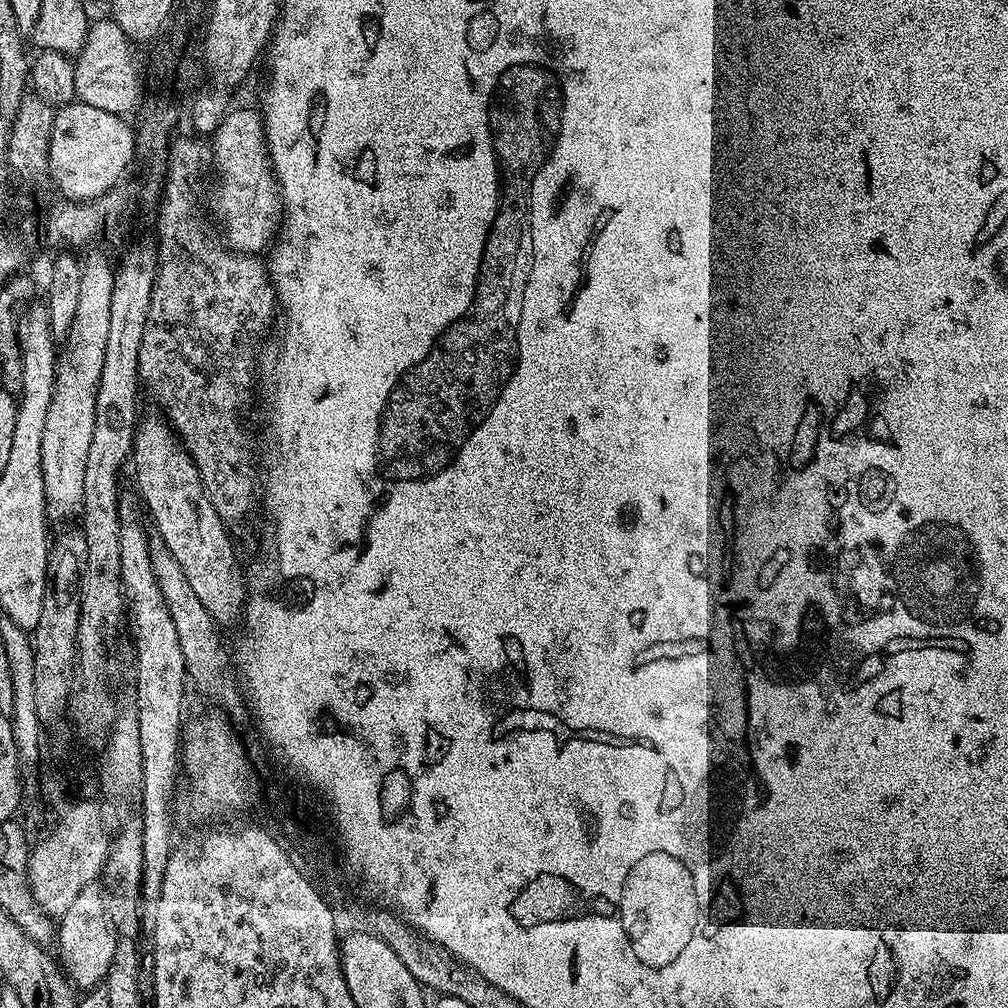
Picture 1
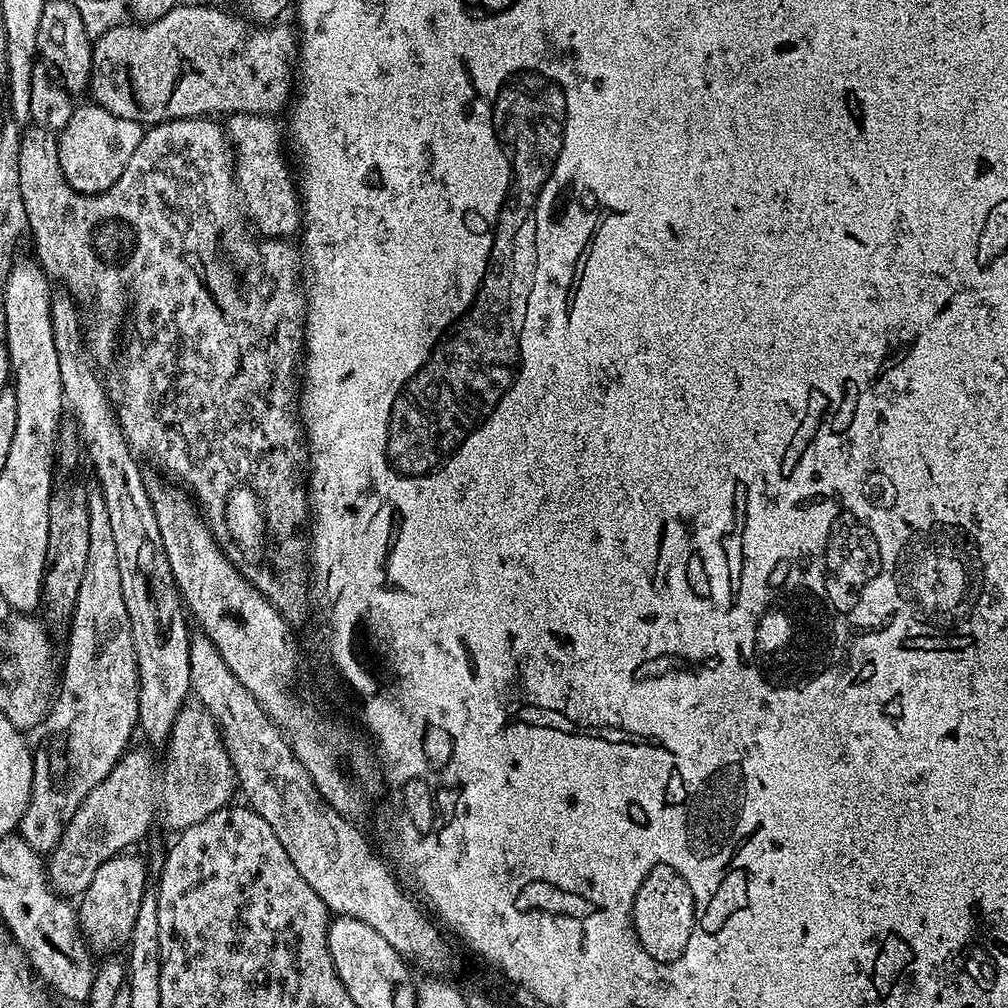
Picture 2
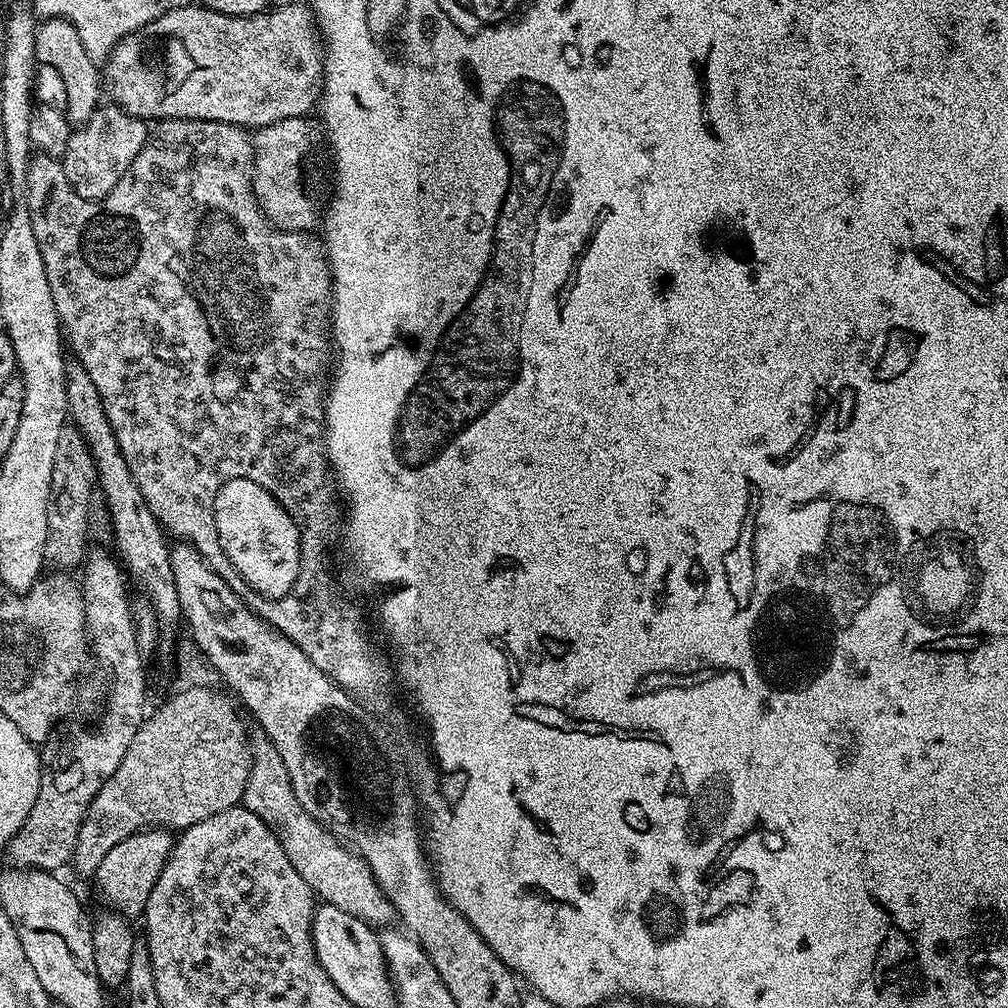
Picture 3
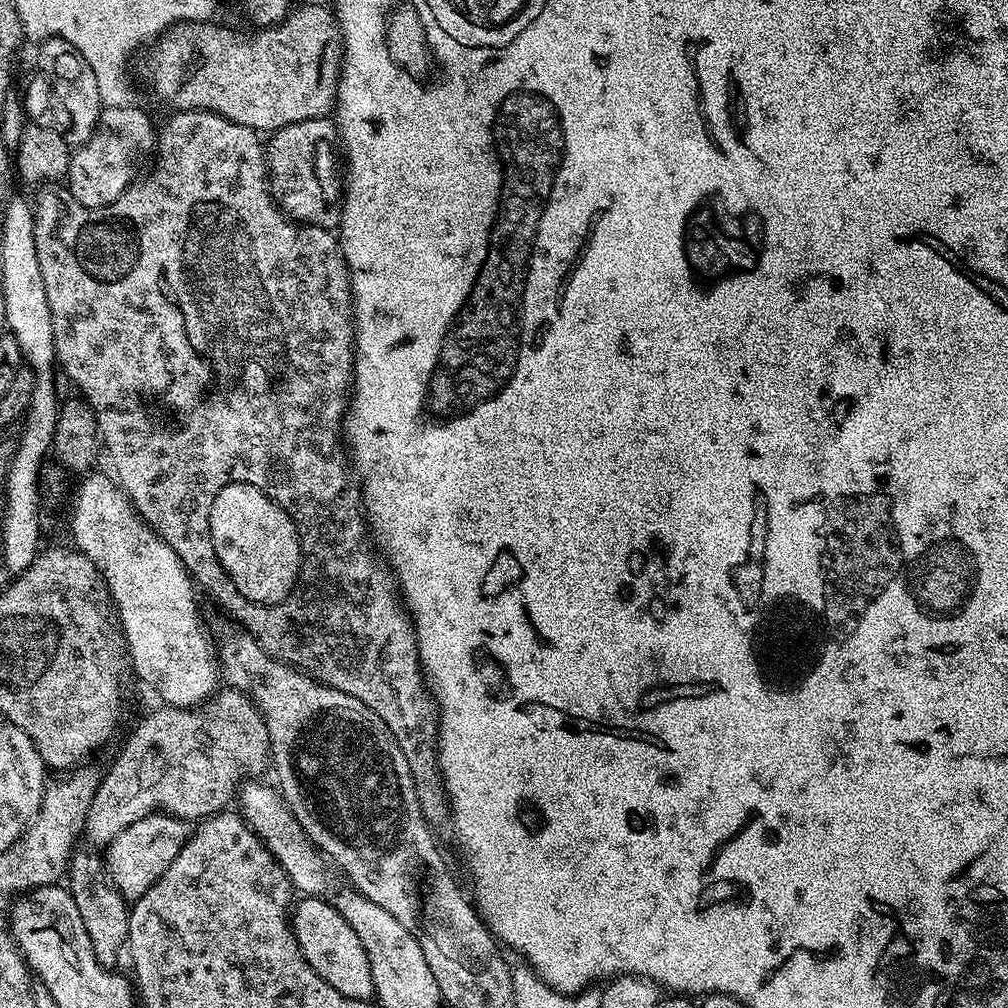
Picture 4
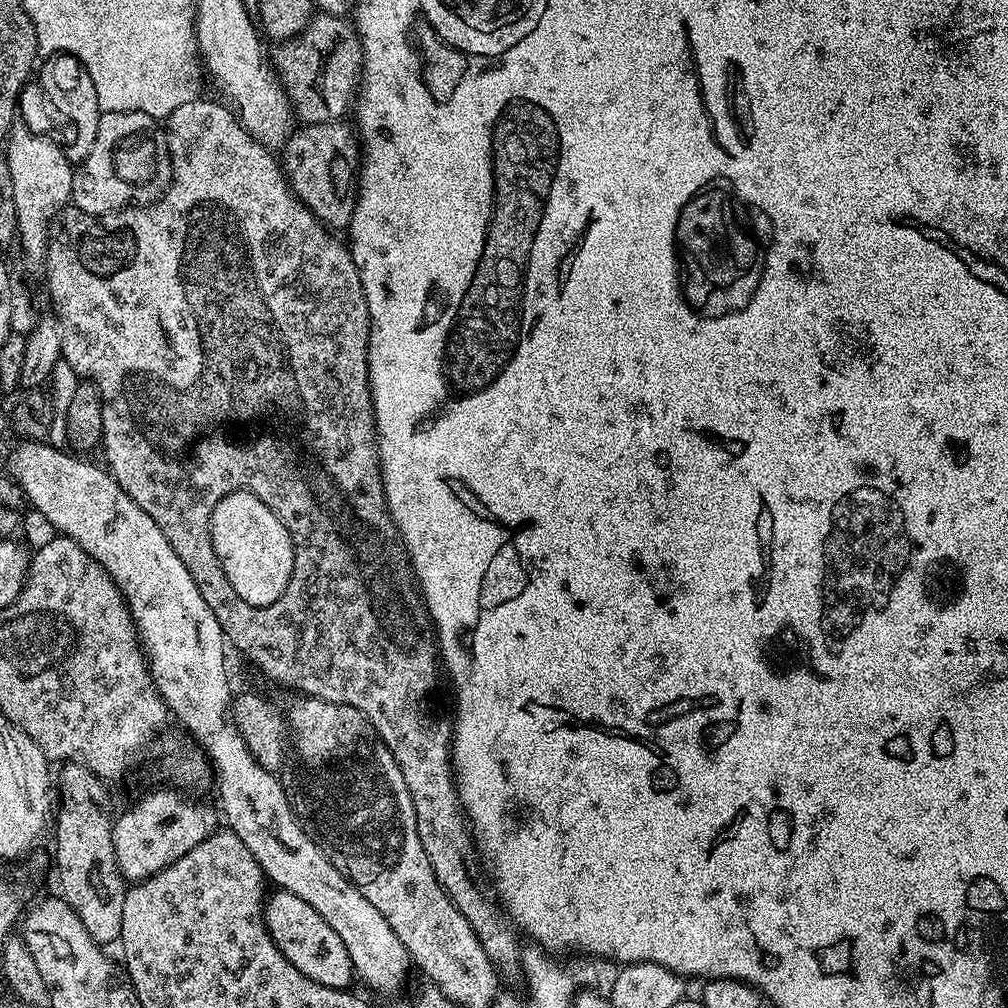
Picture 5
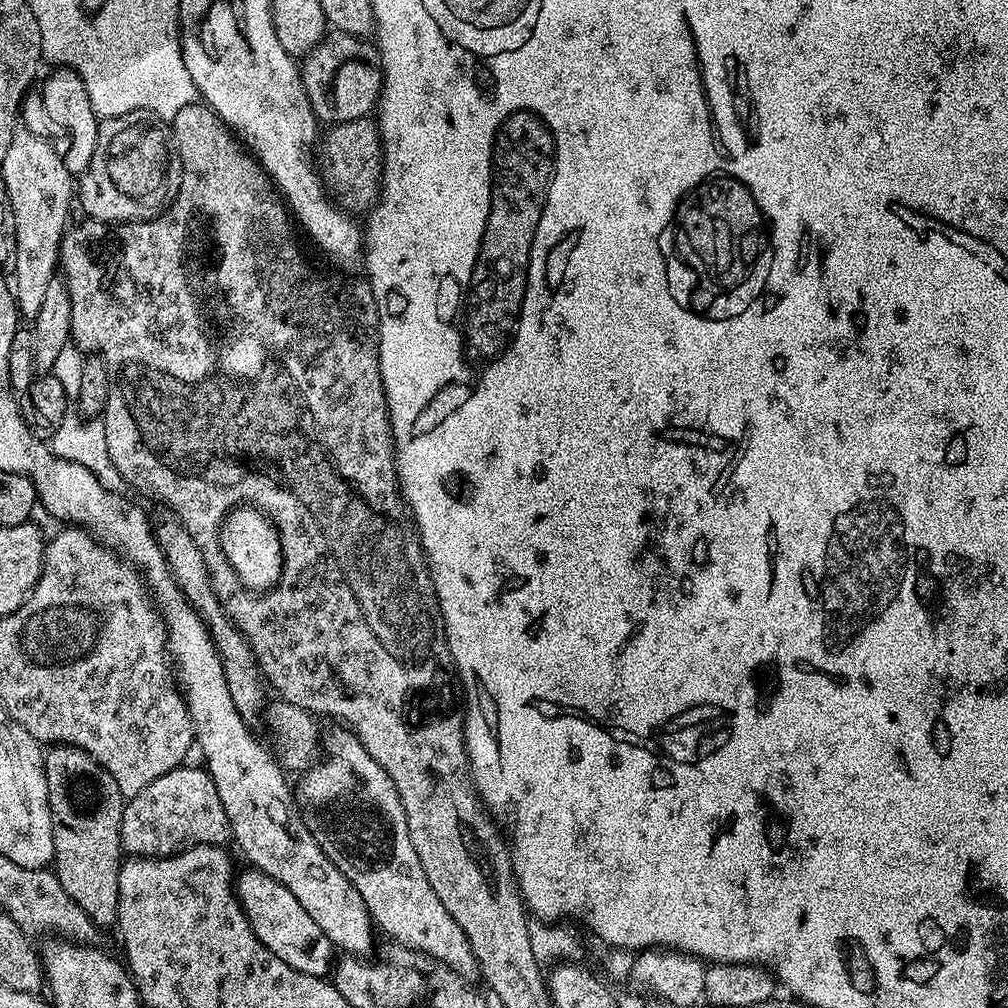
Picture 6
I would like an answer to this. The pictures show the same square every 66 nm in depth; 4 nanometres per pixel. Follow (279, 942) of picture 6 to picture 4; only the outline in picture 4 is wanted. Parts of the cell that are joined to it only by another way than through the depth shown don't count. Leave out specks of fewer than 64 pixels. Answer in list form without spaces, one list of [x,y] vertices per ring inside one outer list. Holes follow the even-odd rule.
[[[304,896],[297,899],[290,912],[290,927],[300,947],[302,958],[314,970],[314,974],[318,974],[318,978],[330,982],[330,986],[334,986],[338,994],[351,1000],[373,999],[372,975],[368,969],[368,959],[364,956],[364,948],[357,942],[356,935],[348,929],[347,924],[340,919],[340,913],[332,907],[331,903],[325,902],[319,896]]]

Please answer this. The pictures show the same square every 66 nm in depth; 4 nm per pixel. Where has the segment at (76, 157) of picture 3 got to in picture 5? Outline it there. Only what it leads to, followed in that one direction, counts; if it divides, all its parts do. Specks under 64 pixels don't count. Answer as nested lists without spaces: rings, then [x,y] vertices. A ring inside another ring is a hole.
[[[101,112],[94,146],[87,158],[79,161],[72,174],[71,203],[80,212],[91,216],[105,216],[108,212],[129,207],[133,202],[139,201],[136,200],[139,196],[152,195],[152,198],[159,198],[171,184],[172,159],[168,149],[168,137],[161,121],[141,112]]]

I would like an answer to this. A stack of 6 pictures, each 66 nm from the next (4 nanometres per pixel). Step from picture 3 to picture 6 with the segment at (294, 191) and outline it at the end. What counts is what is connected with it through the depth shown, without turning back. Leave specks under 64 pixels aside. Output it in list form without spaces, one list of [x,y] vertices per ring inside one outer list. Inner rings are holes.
[[[363,116],[357,120],[351,120],[350,122],[342,122],[341,124],[331,125],[327,131],[328,133],[326,133],[325,136],[323,133],[322,139],[318,144],[318,171],[321,180],[324,182],[325,189],[327,189],[330,193],[331,199],[347,213],[357,214],[356,212],[361,212],[361,214],[367,214],[371,212],[376,201],[380,199],[380,174],[384,171],[384,145],[380,142],[380,129],[377,121],[367,116]]]

